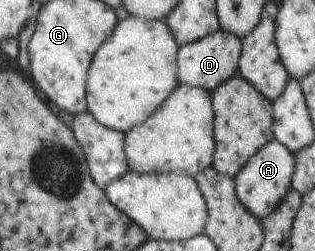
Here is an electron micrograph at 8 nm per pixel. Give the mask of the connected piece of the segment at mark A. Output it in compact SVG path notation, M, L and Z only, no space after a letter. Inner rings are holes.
M277 139L264 144L234 178L236 195L241 204L258 219L272 213L292 188L295 163L291 151Z

